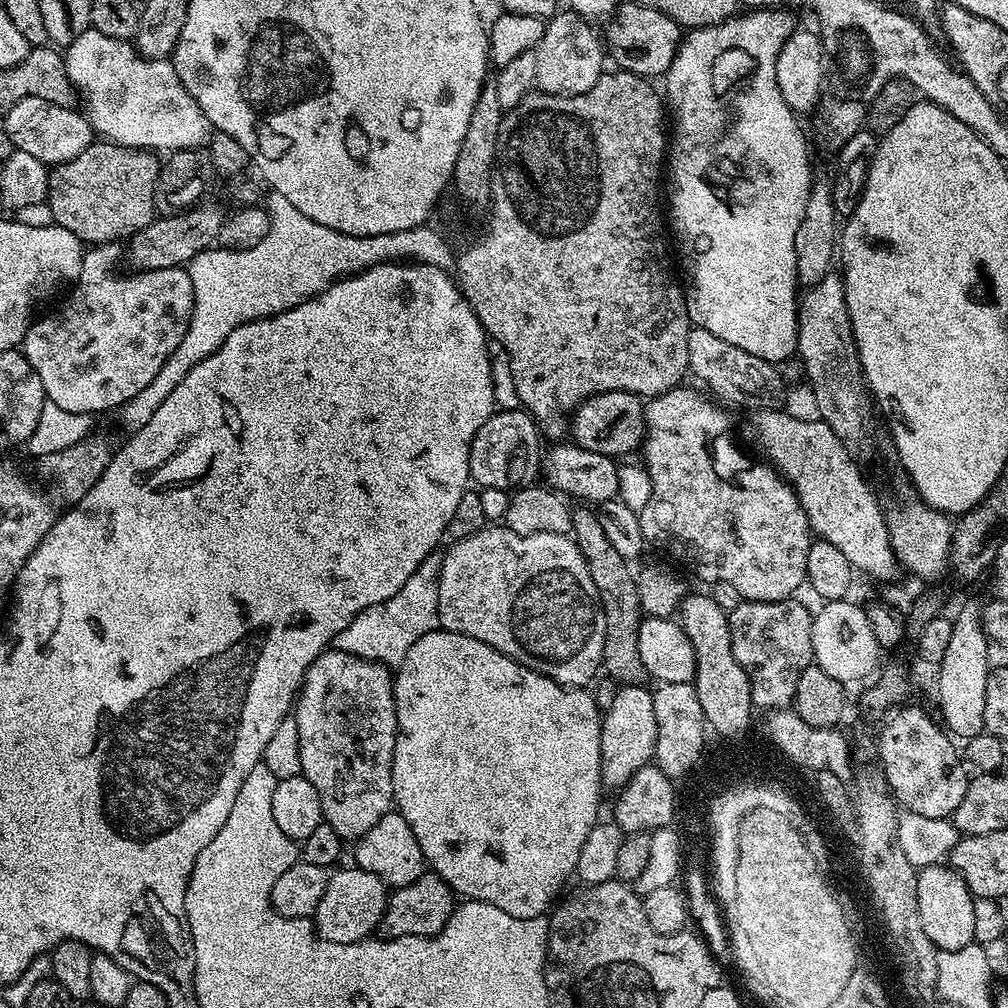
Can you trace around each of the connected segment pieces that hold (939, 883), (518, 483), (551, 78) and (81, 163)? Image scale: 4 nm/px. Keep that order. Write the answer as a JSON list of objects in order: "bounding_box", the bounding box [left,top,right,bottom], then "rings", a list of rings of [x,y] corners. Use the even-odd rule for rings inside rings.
[{"bounding_box":[917,863,974,951],"rings":[[[945,863],[917,871],[918,909],[921,925],[939,951],[958,951],[974,942],[973,895],[959,873]]]},{"bounding_box":[470,410,542,492],"rings":[[[497,410],[493,412],[486,422],[474,434],[474,442],[470,446],[470,477],[479,483],[481,489],[496,487],[498,490],[508,492],[517,488],[527,488],[537,483],[542,472],[542,448],[540,452],[542,433],[535,420],[524,410]]]},{"bounding_box":[534,10,606,96],"rings":[[[560,10],[545,23],[544,36],[534,49],[537,60],[536,84],[539,91],[549,92],[551,96],[576,96],[594,86],[594,82],[605,71],[606,52],[604,48],[600,49],[600,40],[592,28],[595,27],[589,21],[571,10]]]},{"bounding_box":[46,142,161,246],"rings":[[[93,142],[78,157],[55,165],[48,173],[46,201],[53,211],[51,223],[72,231],[88,246],[110,244],[119,241],[119,236],[132,237],[157,215],[154,184],[161,161],[155,158],[151,151],[142,148]]]}]

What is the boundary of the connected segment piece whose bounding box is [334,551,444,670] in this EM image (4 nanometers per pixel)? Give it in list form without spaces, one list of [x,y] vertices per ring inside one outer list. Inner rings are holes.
[[[439,551],[430,553],[422,566],[410,574],[406,586],[394,594],[394,598],[386,598],[386,602],[378,602],[362,610],[362,614],[354,617],[346,630],[336,635],[335,651],[354,654],[363,660],[373,660],[392,670],[399,668],[402,658],[406,658],[406,653],[410,651],[410,646],[414,646],[422,634],[430,634],[440,628],[438,578],[443,561],[444,557]]]

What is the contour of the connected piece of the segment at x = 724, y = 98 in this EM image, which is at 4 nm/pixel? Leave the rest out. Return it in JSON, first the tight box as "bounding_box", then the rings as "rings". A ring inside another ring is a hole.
{"bounding_box":[666,10,814,366],"rings":[[[752,10],[746,14],[749,16],[737,14],[731,20],[710,28],[693,28],[681,39],[676,56],[666,73],[666,104],[670,109],[670,147],[666,152],[666,216],[670,221],[670,232],[672,228],[688,259],[688,276],[692,279],[692,289],[689,287],[686,292],[689,321],[695,327],[710,330],[710,334],[730,342],[730,346],[738,346],[738,350],[746,350],[746,354],[754,354],[754,358],[762,358],[777,366],[783,365],[783,360],[797,355],[798,281],[794,234],[798,234],[798,226],[806,214],[806,202],[810,198],[814,179],[812,164],[808,161],[808,140],[800,125],[801,117],[783,101],[775,80],[775,63],[778,62],[779,52],[794,32],[792,20],[787,14],[789,13],[784,10]]]}

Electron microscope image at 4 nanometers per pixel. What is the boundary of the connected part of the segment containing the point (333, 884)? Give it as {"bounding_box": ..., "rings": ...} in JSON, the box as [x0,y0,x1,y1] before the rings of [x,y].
{"bounding_box":[314,866,390,944],"rings":[[[355,866],[339,868],[329,875],[326,882],[326,894],[322,894],[322,902],[318,902],[316,907],[314,927],[316,935],[326,942],[357,944],[359,940],[369,939],[379,929],[380,919],[388,905],[390,889],[366,870]]]}

